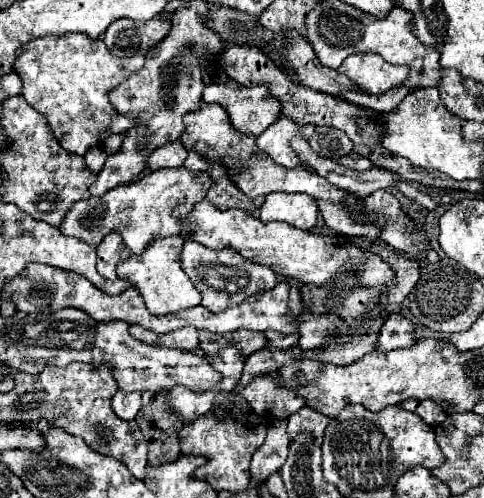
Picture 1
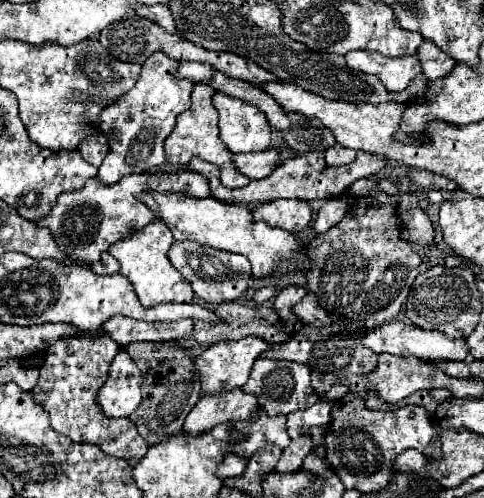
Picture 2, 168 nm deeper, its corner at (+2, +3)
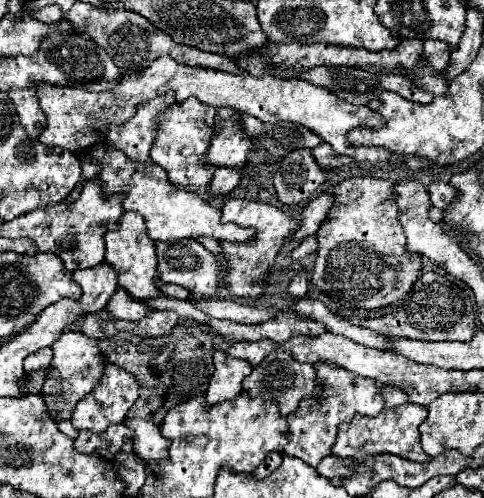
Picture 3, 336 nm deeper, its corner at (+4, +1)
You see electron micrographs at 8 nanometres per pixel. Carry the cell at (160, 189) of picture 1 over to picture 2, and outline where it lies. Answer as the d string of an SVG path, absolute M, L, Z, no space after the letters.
M181 172L171 174L131 174L119 180L117 184L101 184L101 180L93 178L83 184L83 188L75 192L63 192L57 198L57 204L51 208L49 216L43 216L39 226L51 230L57 246L73 260L81 262L97 262L101 254L109 248L105 244L113 244L135 230L141 230L145 224L155 220L157 216L141 202L137 202L135 194L143 190L157 190L157 192L185 192L193 190L193 180L187 180Z

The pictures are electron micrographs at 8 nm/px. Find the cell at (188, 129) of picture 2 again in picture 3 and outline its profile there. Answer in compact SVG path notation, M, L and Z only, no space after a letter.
M195 96L187 98L185 102L173 104L173 108L159 114L157 118L159 136L153 142L151 160L167 172L171 184L197 186L197 188L205 188L211 184L215 166L207 162L207 152L213 136L213 118L215 118L215 108L199 102Z

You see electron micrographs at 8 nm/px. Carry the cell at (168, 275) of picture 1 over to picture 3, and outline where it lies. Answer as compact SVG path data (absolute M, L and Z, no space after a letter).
M125 212L119 222L119 228L105 236L105 244L107 244L105 262L117 270L119 286L123 286L127 292L131 292L139 300L165 296L165 292L161 292L157 288L159 286L159 270L157 270L155 242L147 234L147 226L145 226L143 216L139 216L135 212Z

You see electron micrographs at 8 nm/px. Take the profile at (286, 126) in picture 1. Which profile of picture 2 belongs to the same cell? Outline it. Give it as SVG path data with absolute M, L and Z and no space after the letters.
M265 150L265 152L247 152L247 154L237 154L233 156L233 166L237 172L251 176L251 180L259 180L269 176L279 162L279 154L275 150Z

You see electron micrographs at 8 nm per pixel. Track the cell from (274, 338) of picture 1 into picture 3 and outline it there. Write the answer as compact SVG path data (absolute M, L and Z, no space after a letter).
M307 272L297 274L297 276L291 280L289 288L287 288L289 296L293 296L293 298L303 298L303 296L307 294L307 284L309 284L309 276L307 276Z

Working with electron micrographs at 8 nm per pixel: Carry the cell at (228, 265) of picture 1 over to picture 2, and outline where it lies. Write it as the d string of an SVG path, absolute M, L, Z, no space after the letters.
M173 242L169 248L169 260L175 270L179 270L185 280L191 284L193 292L209 302L209 304L221 304L237 300L249 286L251 286L251 264L241 254L229 254L229 252L217 252L217 248L205 248L203 244L181 244Z

